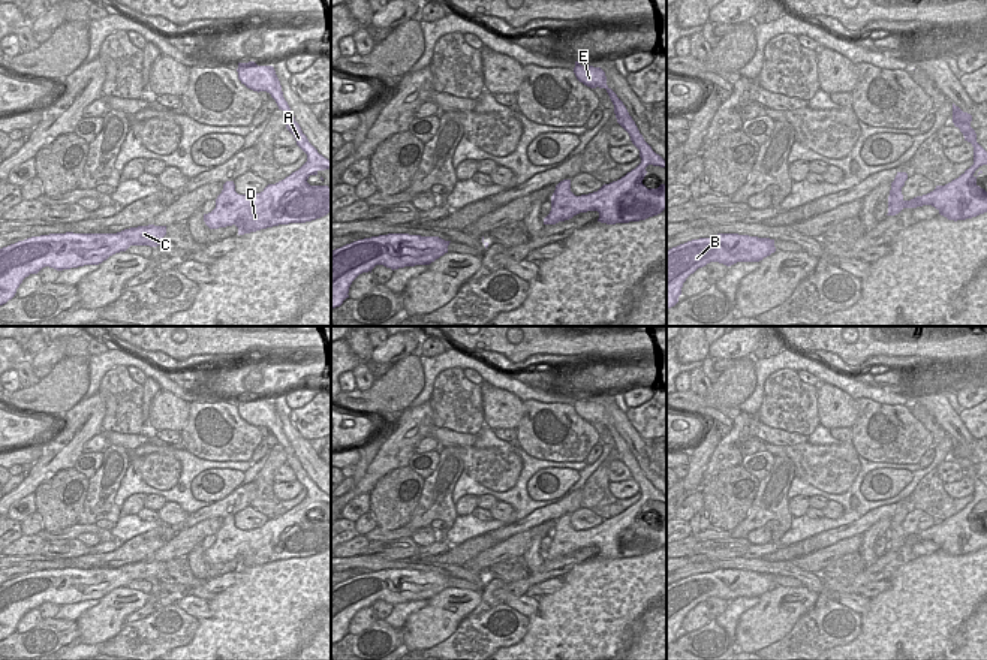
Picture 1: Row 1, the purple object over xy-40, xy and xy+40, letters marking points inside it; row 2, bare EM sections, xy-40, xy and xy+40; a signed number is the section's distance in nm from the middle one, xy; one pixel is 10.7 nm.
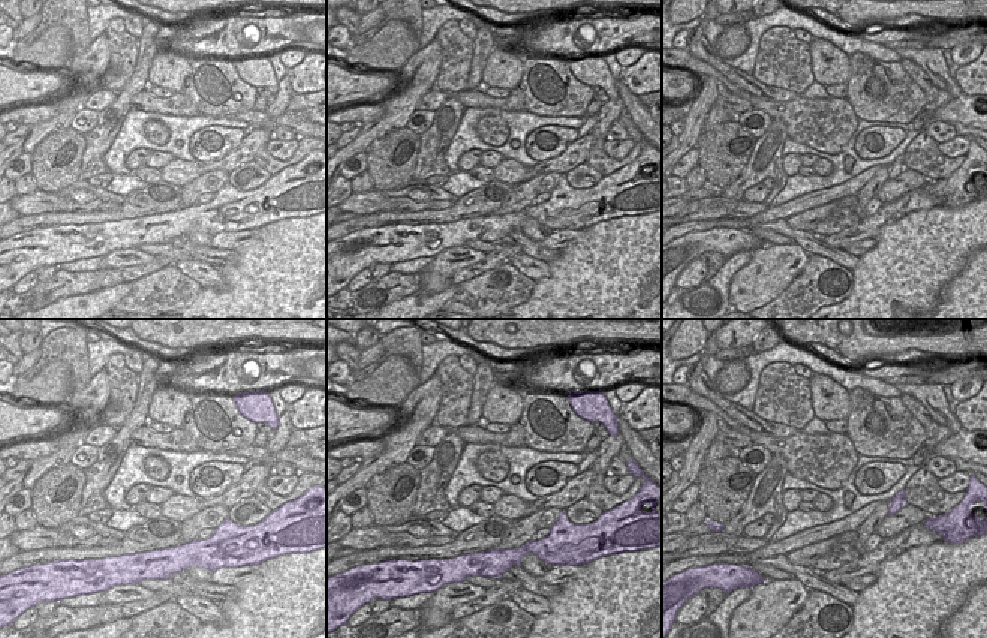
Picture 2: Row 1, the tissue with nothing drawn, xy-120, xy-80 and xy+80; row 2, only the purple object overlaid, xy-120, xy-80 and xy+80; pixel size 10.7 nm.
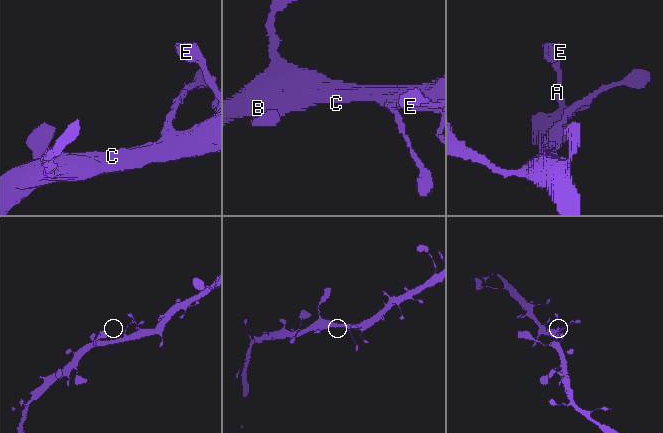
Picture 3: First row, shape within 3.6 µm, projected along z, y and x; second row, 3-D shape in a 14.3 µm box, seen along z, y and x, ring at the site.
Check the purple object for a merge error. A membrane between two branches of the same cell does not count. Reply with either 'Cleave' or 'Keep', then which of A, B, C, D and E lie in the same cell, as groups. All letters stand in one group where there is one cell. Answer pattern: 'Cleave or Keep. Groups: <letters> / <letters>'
Keep. Groups: A B C D E.

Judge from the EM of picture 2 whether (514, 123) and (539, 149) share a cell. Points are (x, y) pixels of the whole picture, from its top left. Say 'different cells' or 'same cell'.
different cells

